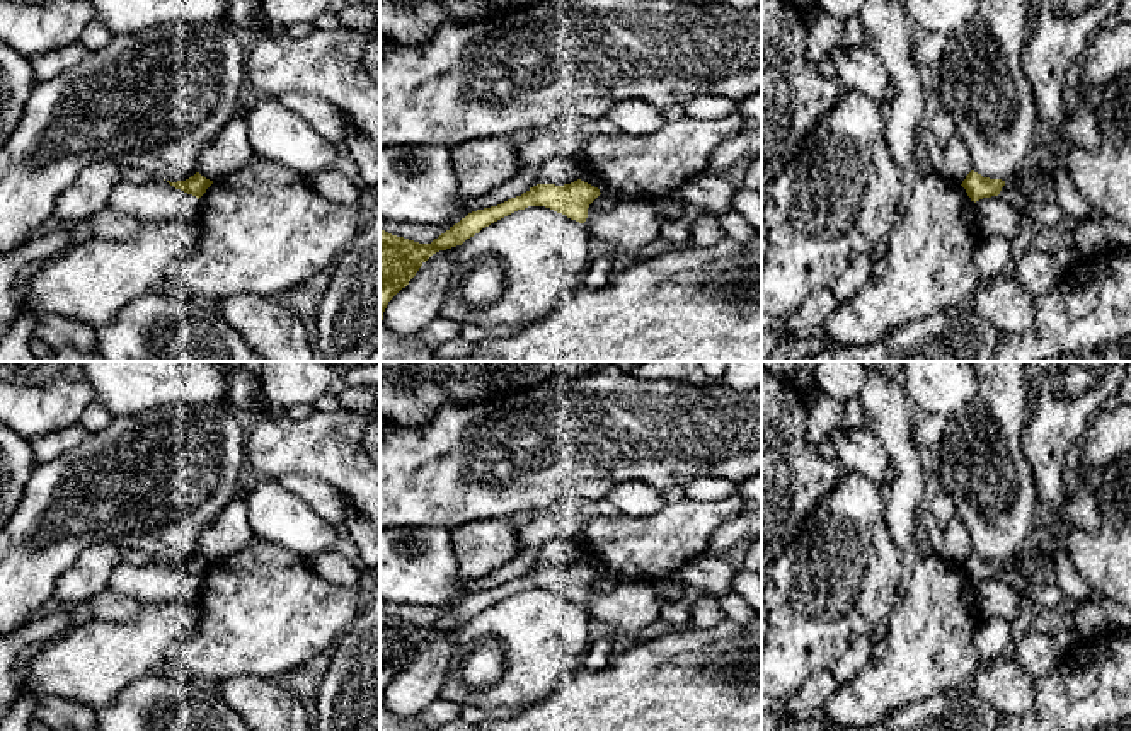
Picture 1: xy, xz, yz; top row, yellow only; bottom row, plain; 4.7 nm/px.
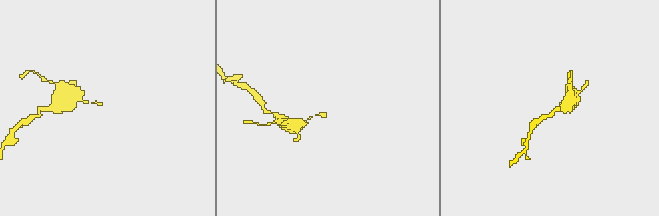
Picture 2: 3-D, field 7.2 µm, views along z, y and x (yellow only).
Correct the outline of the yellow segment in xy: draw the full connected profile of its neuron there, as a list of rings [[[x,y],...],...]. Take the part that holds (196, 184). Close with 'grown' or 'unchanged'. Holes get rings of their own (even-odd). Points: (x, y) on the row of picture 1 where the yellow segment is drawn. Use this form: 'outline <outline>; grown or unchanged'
outline [[[196,172],[194,176],[191,176],[186,181],[177,181],[177,182],[170,182],[167,181],[170,186],[174,186],[175,189],[181,189],[187,194],[196,196],[198,199],[206,193],[206,189],[213,184],[213,181],[206,179],[204,176],[201,176],[199,172]]]; unchanged

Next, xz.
outline [[[577,179],[571,184],[537,184],[497,206],[468,213],[431,244],[419,244],[380,230],[380,322],[388,302],[409,285],[419,268],[436,252],[462,245],[491,223],[528,206],[545,206],[584,223],[600,189]]]; unchanged

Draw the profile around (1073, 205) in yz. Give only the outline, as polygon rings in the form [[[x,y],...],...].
[[[1051,152],[1046,153],[1042,169],[1046,179],[1054,186],[1054,201],[1061,206],[1065,215],[1068,215],[1075,223],[1094,215],[1088,203],[1078,194],[1065,165],[1056,162]]]

